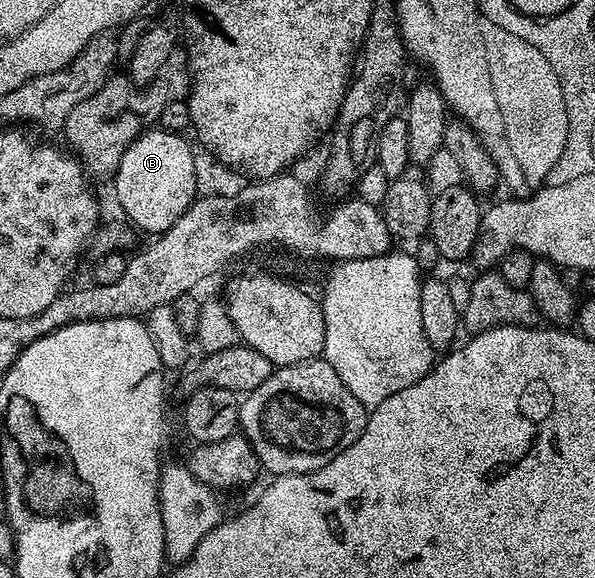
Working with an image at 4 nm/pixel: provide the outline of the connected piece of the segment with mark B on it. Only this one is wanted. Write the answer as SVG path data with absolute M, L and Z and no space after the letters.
M161 126L151 127L143 131L124 150L120 158L120 166L114 171L114 196L122 207L122 212L131 220L135 229L149 234L167 232L188 210L199 195L196 182L195 149L190 148L185 135L168 132Z

